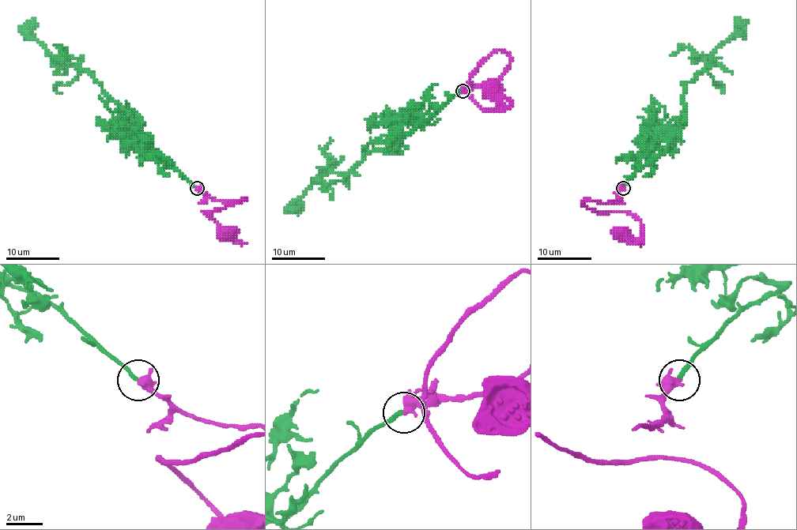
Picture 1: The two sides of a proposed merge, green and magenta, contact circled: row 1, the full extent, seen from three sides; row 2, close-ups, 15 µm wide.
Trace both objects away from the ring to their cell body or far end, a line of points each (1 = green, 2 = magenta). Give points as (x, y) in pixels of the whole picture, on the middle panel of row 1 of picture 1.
1: (462, 90), (426, 122), (419, 122), (398, 151), (371, 151), (347, 173), (324, 171), (295, 203), (297, 215)
2: (462, 90), (492, 84), (510, 62), (502, 50), (469, 81), (479, 107), (498, 107), (492, 88)

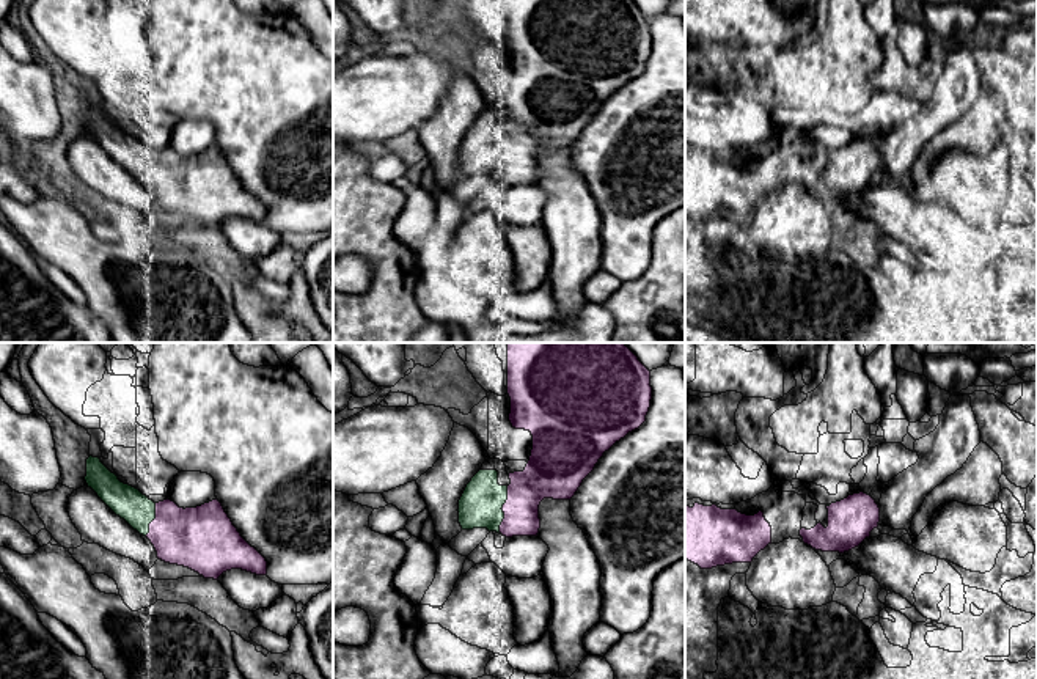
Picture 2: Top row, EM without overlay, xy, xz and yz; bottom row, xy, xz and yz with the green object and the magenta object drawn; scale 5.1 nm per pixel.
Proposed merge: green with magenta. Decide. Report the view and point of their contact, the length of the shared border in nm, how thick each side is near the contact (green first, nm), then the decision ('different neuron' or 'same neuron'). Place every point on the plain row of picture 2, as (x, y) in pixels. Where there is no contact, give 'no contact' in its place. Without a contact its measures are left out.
meets green in xz at (502, 157); contact 240 nm long; 220 nm thick on the green side, 200 nm on the other; same neuron

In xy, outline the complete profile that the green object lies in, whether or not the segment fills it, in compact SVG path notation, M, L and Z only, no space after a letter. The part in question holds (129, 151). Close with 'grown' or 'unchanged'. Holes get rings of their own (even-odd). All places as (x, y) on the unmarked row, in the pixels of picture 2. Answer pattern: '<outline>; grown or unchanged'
M93 104L86 107L85 129L116 163L151 189L159 207L189 215L204 226L214 228L231 217L242 217L256 223L267 222L266 206L240 184L217 146L185 157L168 146L154 151L138 137L121 130L99 105Z; grown

